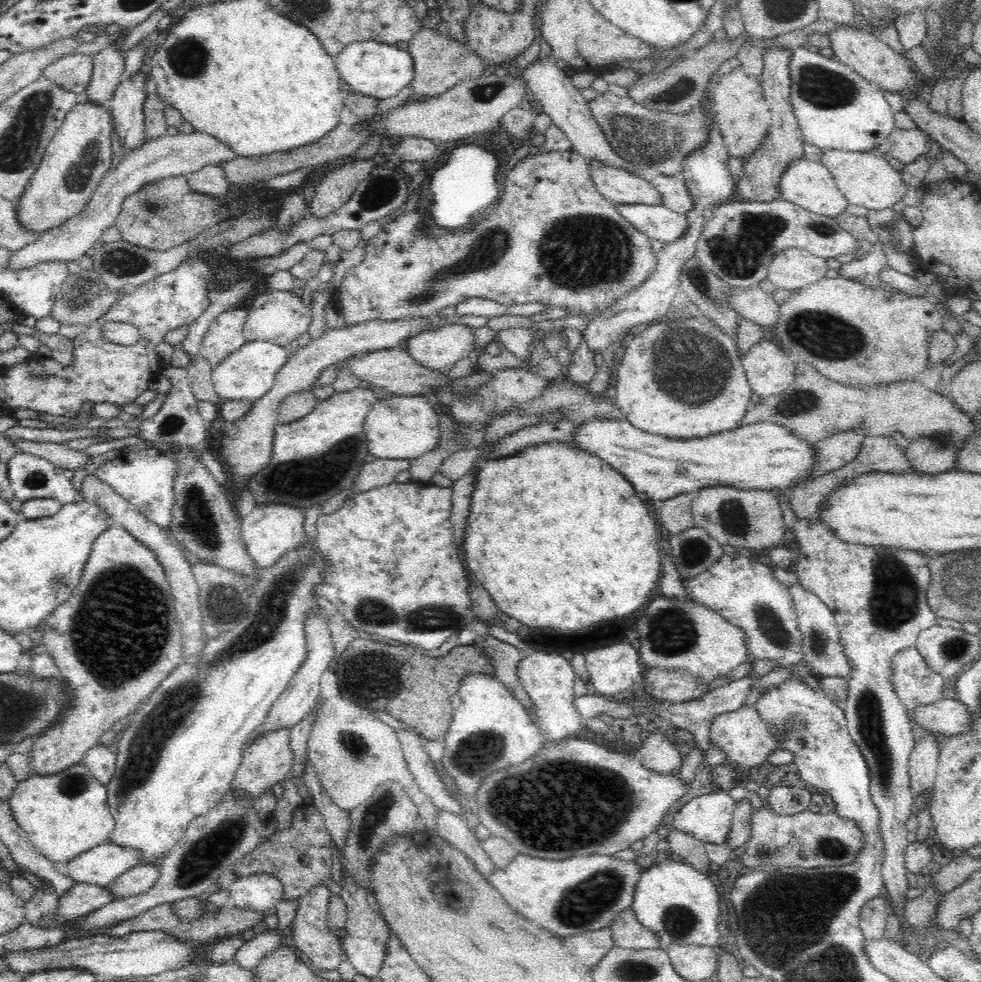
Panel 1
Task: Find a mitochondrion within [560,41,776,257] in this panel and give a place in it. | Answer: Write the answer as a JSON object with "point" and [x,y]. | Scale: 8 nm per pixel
{"point":[650,142]}

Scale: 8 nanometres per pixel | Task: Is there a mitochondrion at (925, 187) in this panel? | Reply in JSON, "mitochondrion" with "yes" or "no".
{"mitochondrion":"no"}

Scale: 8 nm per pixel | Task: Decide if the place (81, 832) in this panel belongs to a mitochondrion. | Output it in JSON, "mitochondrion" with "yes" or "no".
{"mitochondrion":"no"}

